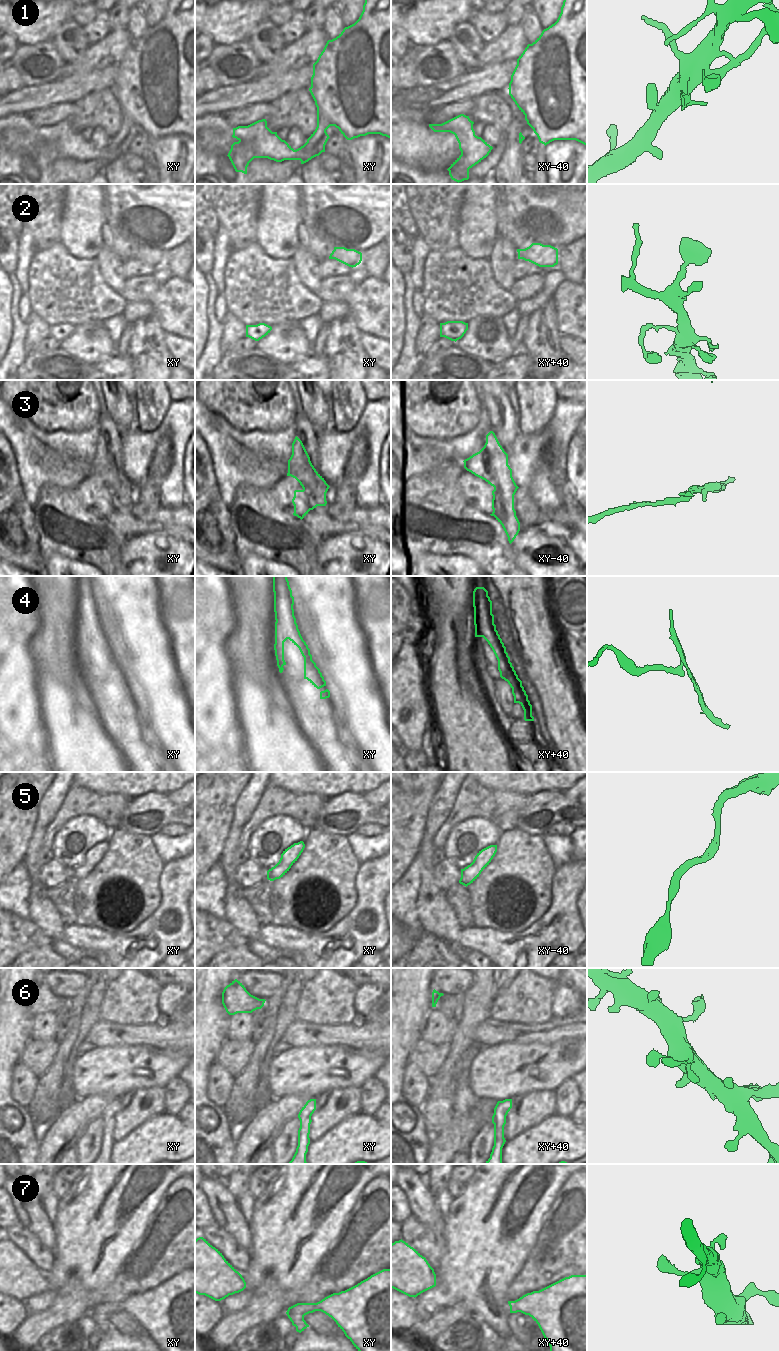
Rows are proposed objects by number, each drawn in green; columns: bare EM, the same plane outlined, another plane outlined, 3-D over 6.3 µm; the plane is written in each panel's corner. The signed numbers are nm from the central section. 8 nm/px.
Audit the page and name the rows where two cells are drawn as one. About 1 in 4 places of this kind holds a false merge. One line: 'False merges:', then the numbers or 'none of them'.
False merges: 3, 4

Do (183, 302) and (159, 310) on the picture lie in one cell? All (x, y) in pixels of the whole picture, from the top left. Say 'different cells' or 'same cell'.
same cell

